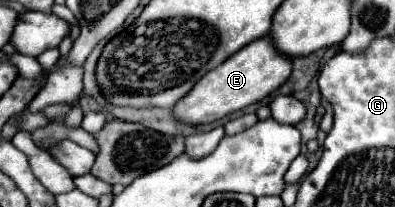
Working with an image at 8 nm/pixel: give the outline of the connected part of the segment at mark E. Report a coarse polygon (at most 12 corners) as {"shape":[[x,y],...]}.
{"shape":[[259,38],[207,72],[173,108],[185,126],[255,104],[291,74]]}

